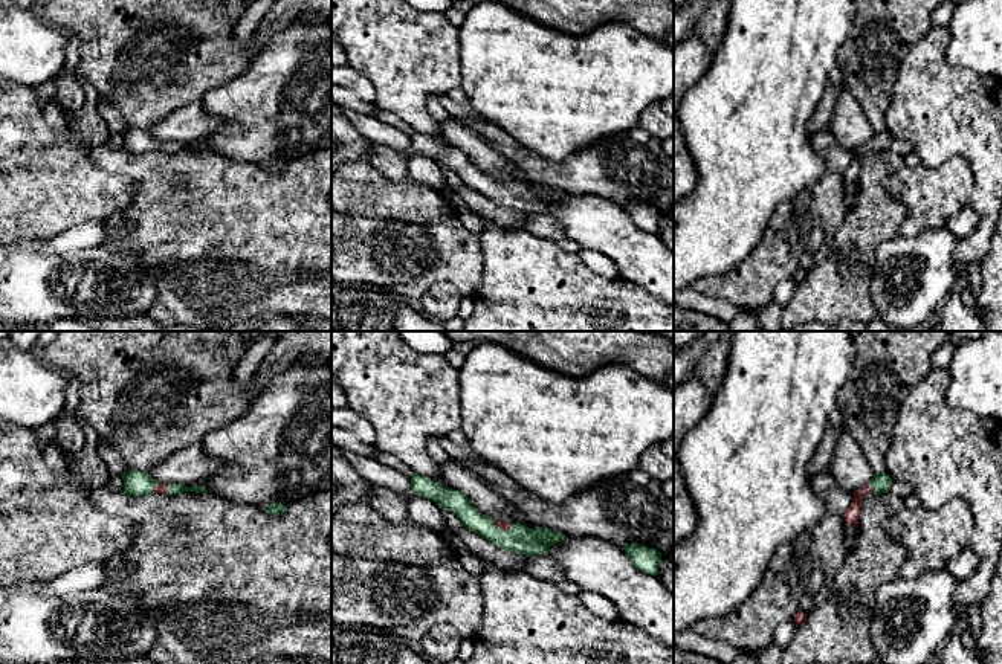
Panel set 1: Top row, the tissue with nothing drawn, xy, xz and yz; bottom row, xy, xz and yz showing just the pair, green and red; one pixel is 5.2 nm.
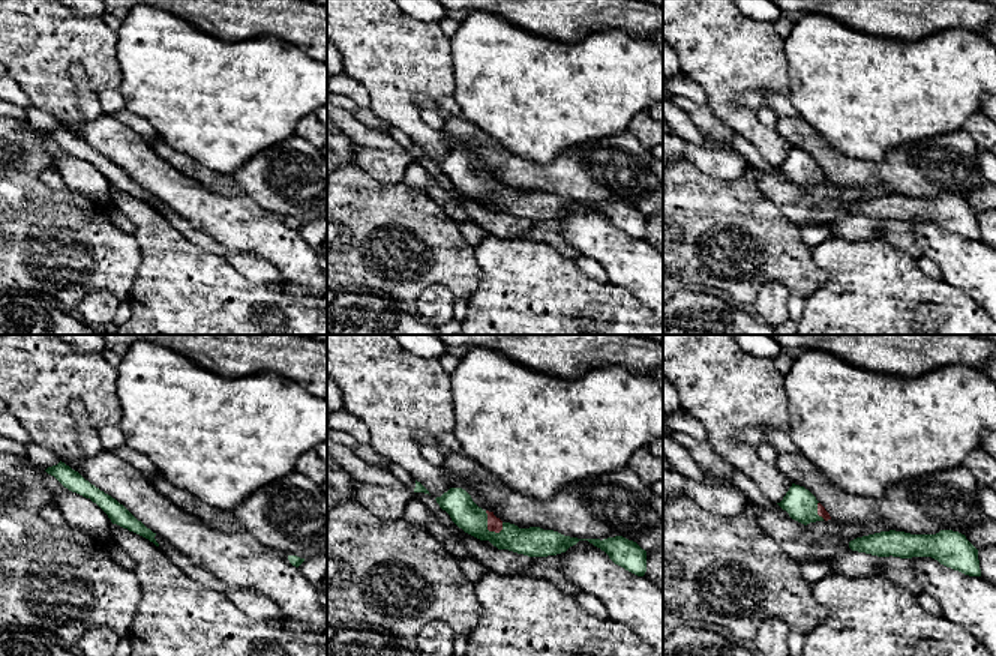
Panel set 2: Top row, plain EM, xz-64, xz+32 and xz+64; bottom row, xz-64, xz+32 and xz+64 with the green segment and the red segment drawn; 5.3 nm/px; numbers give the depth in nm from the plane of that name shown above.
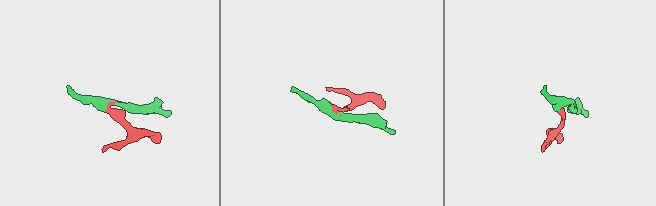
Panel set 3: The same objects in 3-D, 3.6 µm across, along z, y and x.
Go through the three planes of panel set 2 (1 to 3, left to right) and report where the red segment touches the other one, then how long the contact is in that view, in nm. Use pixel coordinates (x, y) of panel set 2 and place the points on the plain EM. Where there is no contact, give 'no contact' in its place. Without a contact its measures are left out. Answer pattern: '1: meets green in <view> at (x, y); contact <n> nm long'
1: no contact
2: meets green in xz+32 at (486, 189); contact 150 nm long
3: meets green in xz+64 at (816, 174); contact 100 nm long

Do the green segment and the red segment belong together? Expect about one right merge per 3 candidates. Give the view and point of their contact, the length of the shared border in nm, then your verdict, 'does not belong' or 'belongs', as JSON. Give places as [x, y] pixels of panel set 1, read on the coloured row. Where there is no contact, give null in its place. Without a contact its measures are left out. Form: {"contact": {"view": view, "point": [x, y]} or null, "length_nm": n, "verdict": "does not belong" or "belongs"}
{"contact": {"view": "yz", "point": [872, 487]}, "length_nm": 60, "verdict": "belongs"}

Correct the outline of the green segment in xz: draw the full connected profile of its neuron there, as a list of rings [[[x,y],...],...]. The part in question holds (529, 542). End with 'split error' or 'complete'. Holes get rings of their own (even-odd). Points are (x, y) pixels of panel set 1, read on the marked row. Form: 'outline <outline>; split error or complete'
outline [[[414,473],[411,481],[412,492],[425,496],[446,510],[452,511],[461,524],[487,539],[501,550],[528,556],[547,556],[550,546],[562,542],[567,536],[548,528],[525,528],[522,524],[501,522],[478,511],[466,493],[449,487],[441,487],[432,479]]]; split error

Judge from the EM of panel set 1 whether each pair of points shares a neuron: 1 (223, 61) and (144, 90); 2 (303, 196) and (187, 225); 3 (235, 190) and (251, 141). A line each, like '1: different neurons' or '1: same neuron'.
1: same neuron
2: same neuron
3: different neurons

